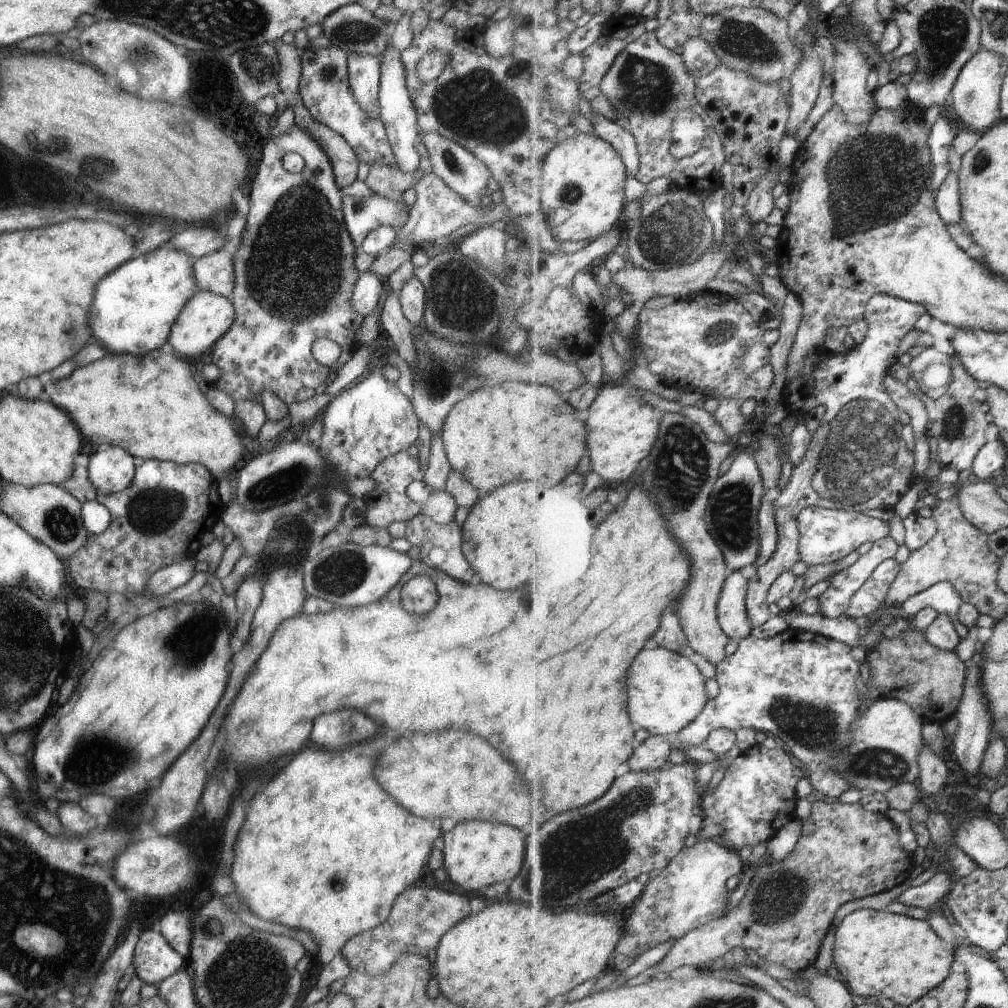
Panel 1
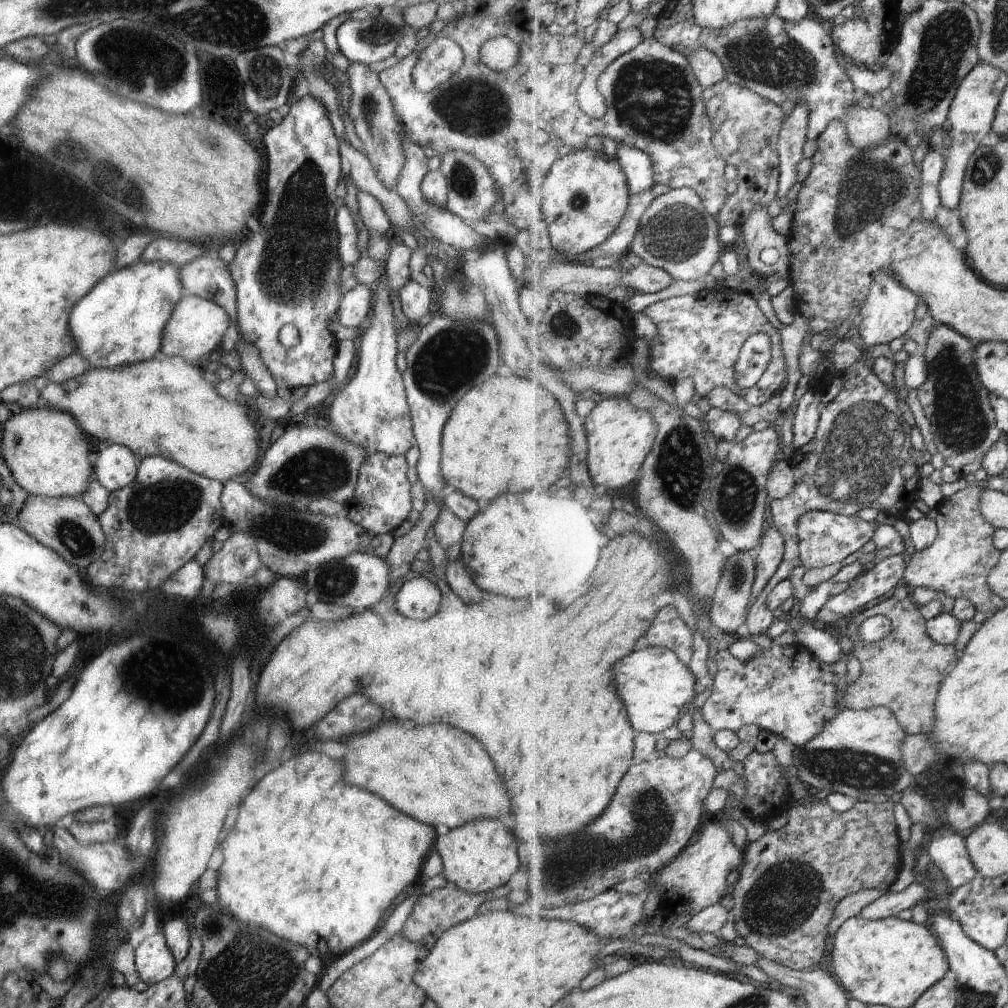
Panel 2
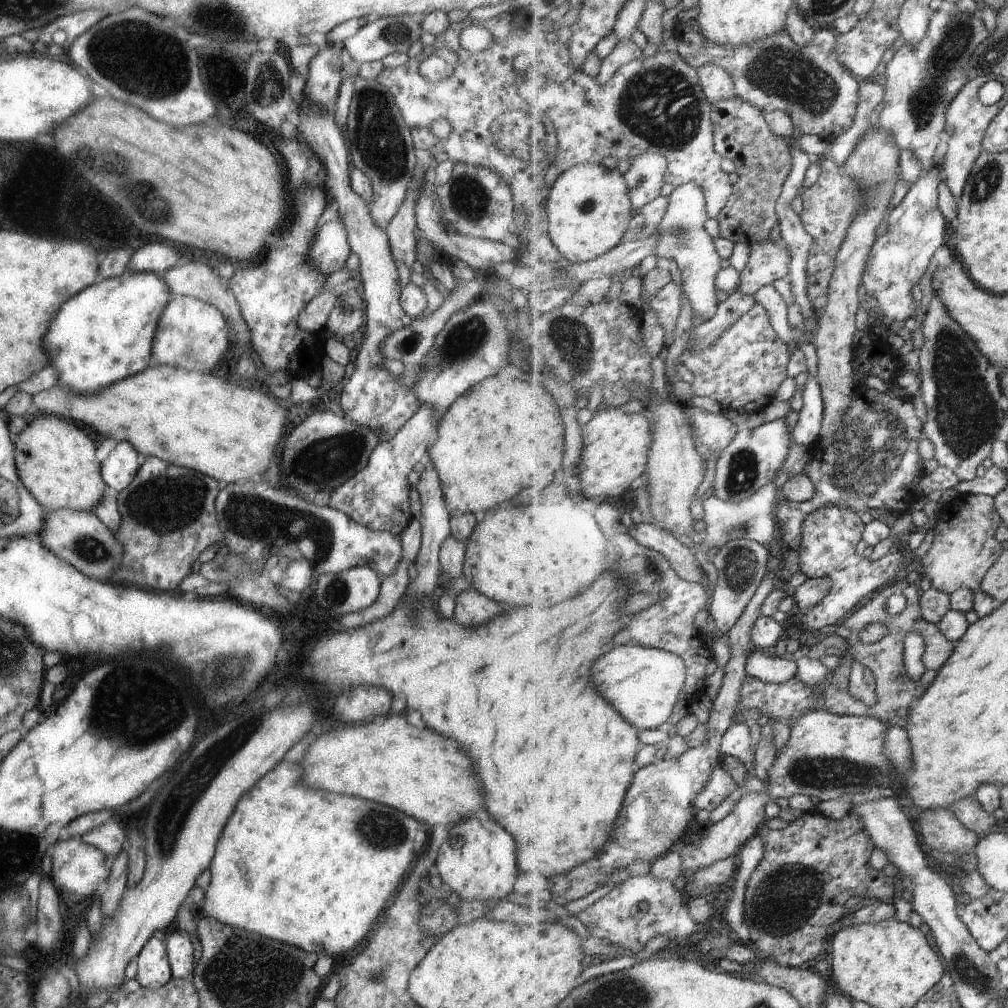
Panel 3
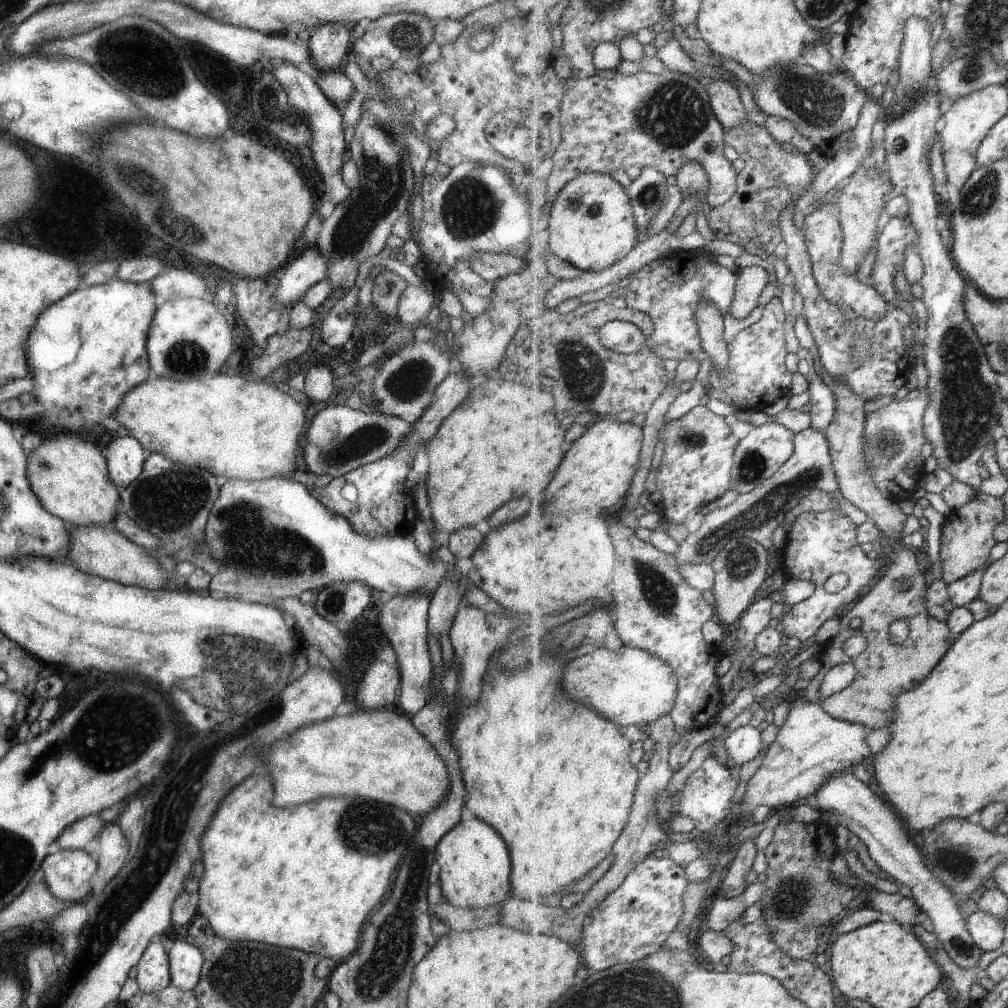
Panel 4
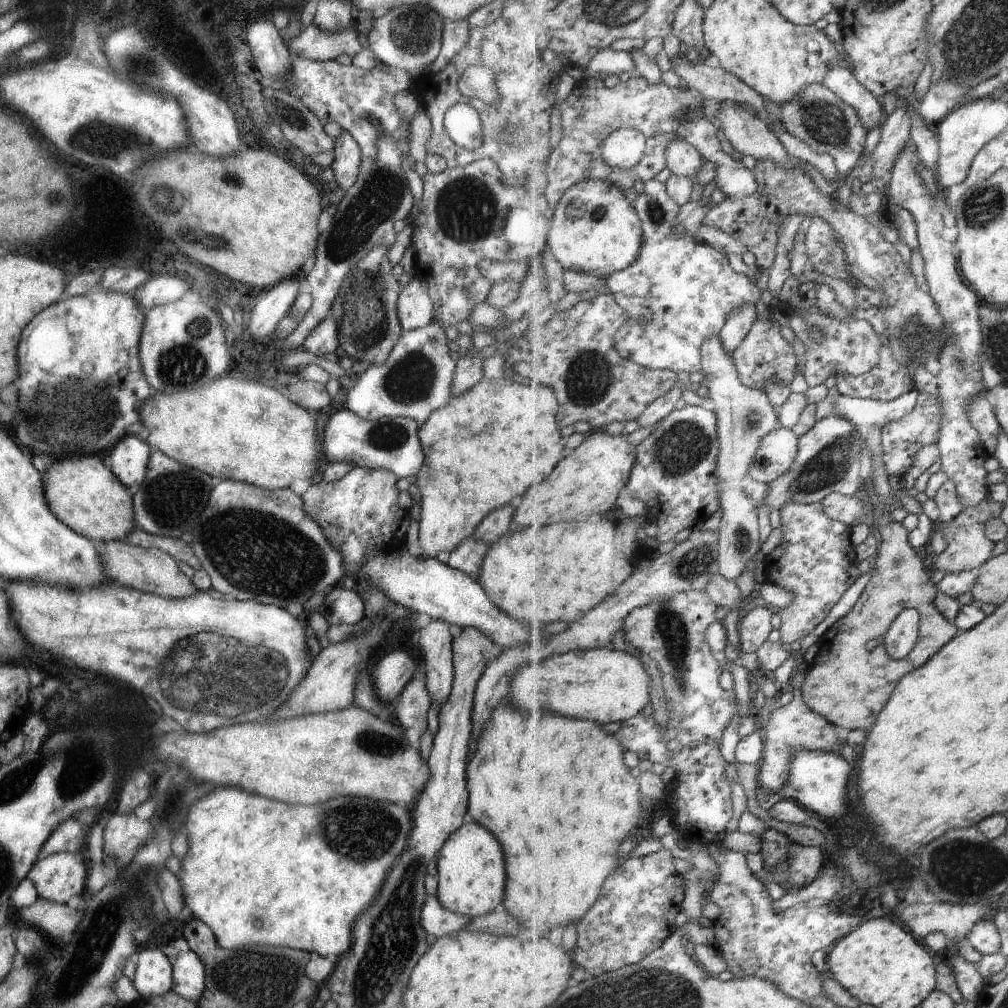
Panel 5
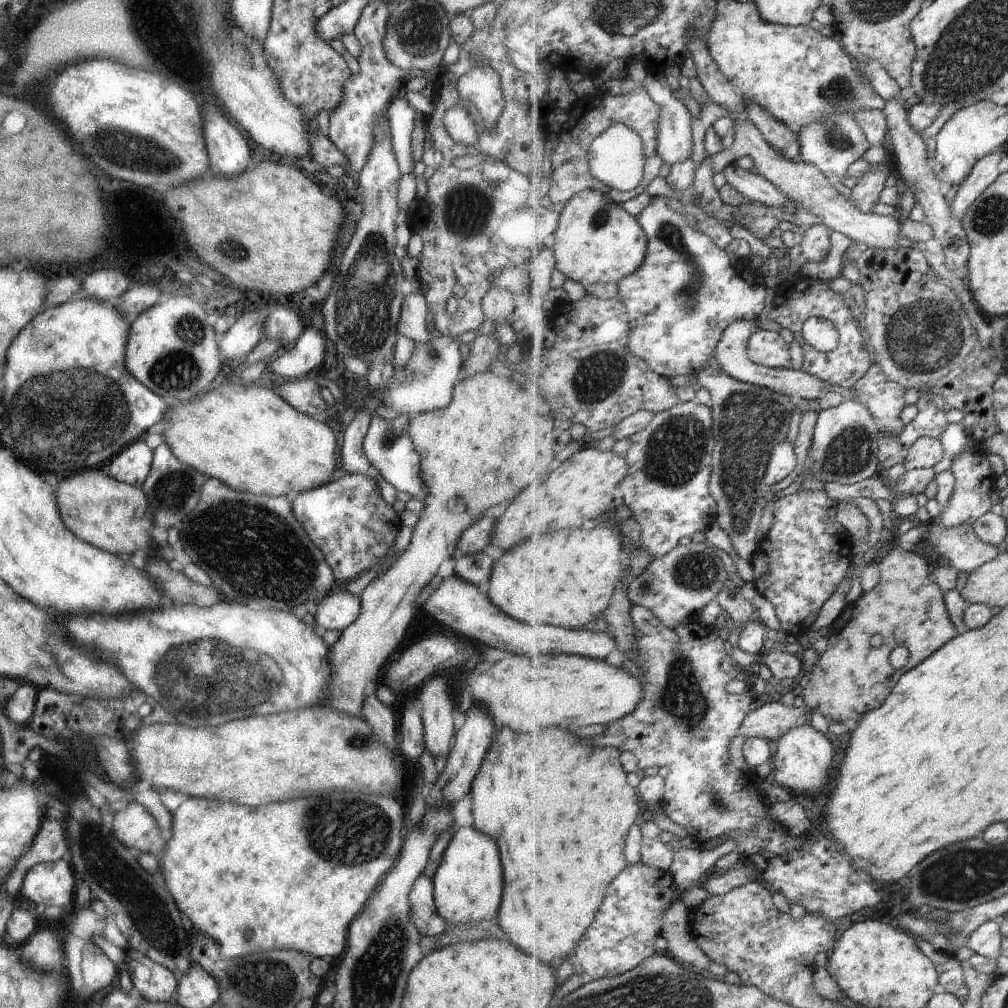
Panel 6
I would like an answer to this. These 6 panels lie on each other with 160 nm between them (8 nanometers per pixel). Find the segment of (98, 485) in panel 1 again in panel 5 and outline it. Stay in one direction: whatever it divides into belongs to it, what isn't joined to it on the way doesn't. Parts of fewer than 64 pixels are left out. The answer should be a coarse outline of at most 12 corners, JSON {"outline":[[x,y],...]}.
{"outline":[[126,434],[109,470],[127,489],[143,481],[150,447]]}

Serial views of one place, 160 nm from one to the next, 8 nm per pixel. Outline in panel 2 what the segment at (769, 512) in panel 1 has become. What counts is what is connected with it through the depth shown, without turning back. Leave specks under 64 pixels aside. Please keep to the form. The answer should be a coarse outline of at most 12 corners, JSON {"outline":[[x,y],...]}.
{"outline":[[775,526],[755,553],[757,576],[750,606],[781,566],[785,544]]}

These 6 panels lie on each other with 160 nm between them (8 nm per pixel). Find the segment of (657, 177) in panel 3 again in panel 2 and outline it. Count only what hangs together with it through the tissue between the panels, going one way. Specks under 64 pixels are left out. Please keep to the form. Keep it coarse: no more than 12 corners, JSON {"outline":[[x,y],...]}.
{"outline":[[617,146],[616,159],[632,196],[657,184],[653,158]]}

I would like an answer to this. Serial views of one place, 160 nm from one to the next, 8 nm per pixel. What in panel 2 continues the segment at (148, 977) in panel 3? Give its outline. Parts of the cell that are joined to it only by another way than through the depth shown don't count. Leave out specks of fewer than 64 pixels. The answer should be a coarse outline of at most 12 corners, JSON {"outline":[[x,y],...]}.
{"outline":[[160,930],[135,950],[135,971],[147,985],[173,975]]}

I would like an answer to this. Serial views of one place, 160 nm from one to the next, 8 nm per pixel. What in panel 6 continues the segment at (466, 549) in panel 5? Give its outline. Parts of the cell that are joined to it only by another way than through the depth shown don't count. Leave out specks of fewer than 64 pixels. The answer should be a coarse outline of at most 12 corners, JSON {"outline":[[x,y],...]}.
{"outline":[[482,551],[454,559],[454,576],[475,586],[494,561]]}

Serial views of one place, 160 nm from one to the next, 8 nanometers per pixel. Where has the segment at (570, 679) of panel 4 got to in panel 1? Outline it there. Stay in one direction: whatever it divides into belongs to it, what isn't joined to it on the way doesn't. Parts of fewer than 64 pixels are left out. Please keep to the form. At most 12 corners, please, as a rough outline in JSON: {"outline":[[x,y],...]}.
{"outline":[[642,650],[628,711],[653,735],[676,734],[707,706],[695,659]]}

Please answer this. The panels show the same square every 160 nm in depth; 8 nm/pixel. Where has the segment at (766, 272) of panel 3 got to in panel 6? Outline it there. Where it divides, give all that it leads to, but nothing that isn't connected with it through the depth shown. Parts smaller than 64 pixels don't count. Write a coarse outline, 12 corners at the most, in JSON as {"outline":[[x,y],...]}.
{"outline":[[750,320],[725,329],[715,354],[725,372],[795,401],[819,400],[826,381],[772,369],[748,355]]}

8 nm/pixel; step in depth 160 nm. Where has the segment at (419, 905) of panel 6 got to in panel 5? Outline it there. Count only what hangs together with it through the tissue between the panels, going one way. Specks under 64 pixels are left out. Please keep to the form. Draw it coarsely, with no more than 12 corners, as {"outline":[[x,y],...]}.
{"outline":[[428,896],[420,909],[427,935],[440,938],[463,929],[471,918],[442,909]]}

